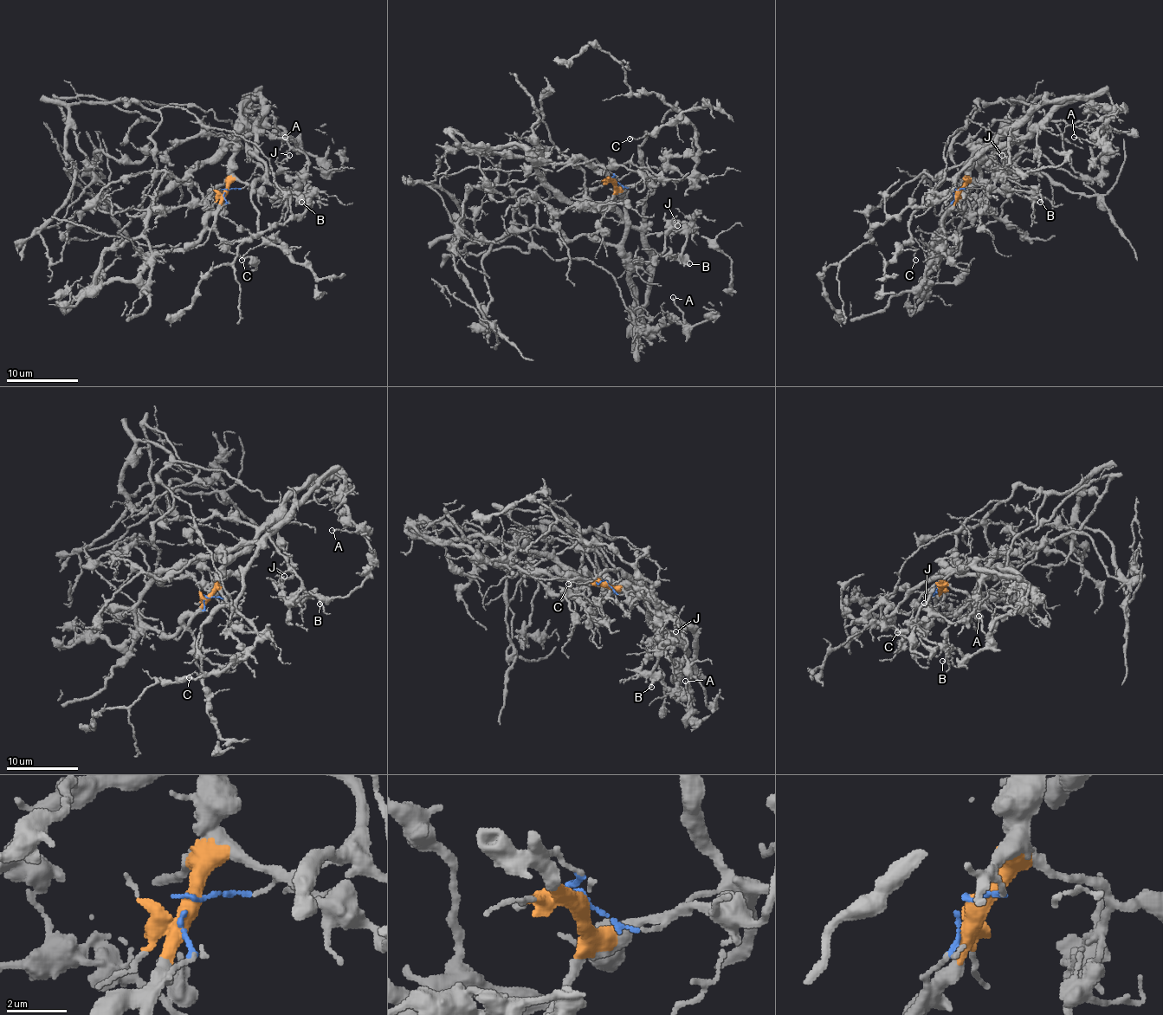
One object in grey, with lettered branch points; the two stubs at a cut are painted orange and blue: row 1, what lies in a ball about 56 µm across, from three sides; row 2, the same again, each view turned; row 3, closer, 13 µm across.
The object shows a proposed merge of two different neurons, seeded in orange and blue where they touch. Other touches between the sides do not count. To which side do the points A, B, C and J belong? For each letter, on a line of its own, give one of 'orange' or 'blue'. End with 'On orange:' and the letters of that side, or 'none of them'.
A: orange
B: orange
C: blue
J: orange
On orange: A, B, J

